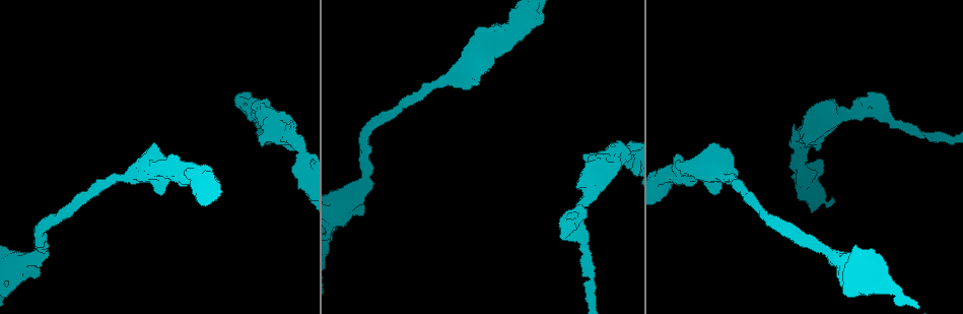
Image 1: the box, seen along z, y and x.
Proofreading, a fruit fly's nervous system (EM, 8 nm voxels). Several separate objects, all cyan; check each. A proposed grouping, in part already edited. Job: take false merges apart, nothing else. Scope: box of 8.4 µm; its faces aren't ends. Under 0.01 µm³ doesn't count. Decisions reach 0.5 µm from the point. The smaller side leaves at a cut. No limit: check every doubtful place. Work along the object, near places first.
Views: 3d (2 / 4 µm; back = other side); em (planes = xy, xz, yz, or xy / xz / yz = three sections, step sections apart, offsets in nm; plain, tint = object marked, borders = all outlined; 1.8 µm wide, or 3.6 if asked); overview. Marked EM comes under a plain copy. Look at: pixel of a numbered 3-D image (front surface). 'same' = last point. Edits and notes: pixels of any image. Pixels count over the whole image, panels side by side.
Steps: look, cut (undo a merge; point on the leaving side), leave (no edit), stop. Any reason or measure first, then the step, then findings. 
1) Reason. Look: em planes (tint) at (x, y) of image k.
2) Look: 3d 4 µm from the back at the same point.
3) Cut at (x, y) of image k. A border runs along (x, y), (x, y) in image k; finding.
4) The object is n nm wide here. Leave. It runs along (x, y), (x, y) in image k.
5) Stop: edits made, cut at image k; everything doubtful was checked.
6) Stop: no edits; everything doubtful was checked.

Branch point. Look: 3d 4 µm at (872, 112) of image 1.

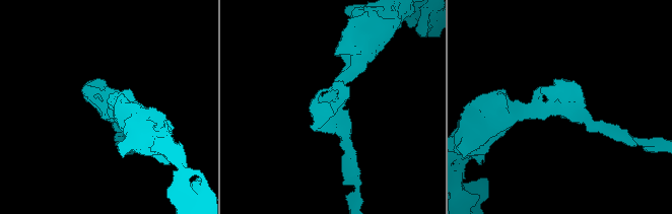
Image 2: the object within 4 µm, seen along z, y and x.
Look: em yz step 4 (tint) at (332, 106) of image 2.

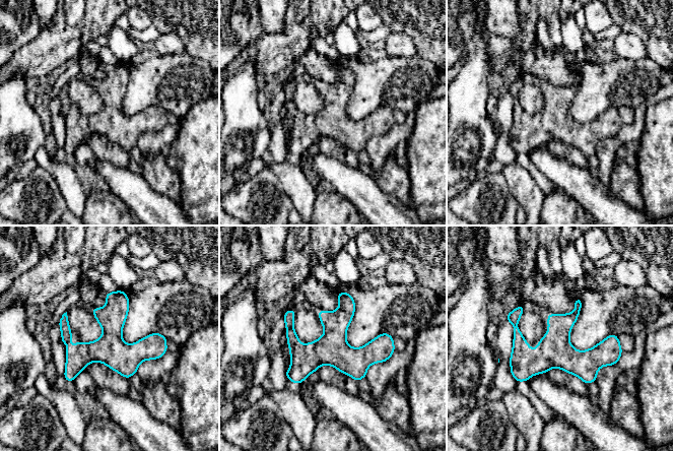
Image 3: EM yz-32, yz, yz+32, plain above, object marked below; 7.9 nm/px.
Another direction. Look: em planes (tint) at the same point.

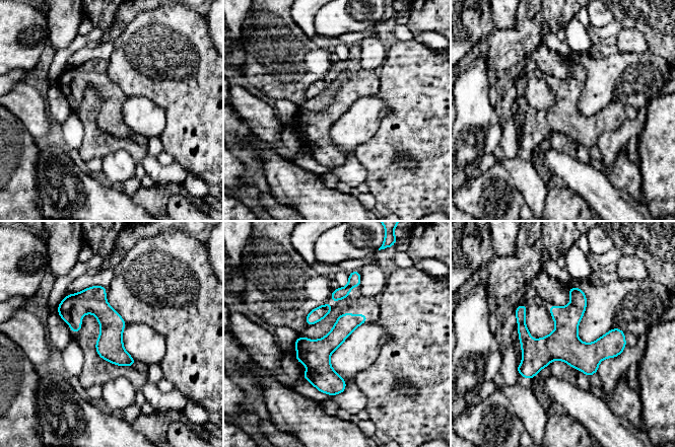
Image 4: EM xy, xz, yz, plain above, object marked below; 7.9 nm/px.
The object is 160 nm wide here. Leave. It runs along (518, 310), (536, 348), (623, 344) in image 4; all the same neuron.

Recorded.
Thin neck. Look: em xy step 16 (tint) at (593, 281) of image 1.

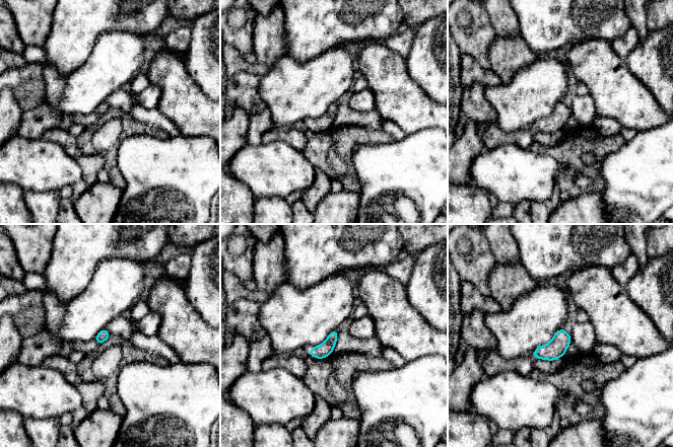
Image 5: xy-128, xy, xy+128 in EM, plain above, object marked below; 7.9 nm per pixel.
Cut it another way. Look: em yz step 16 (tint) at the same point.

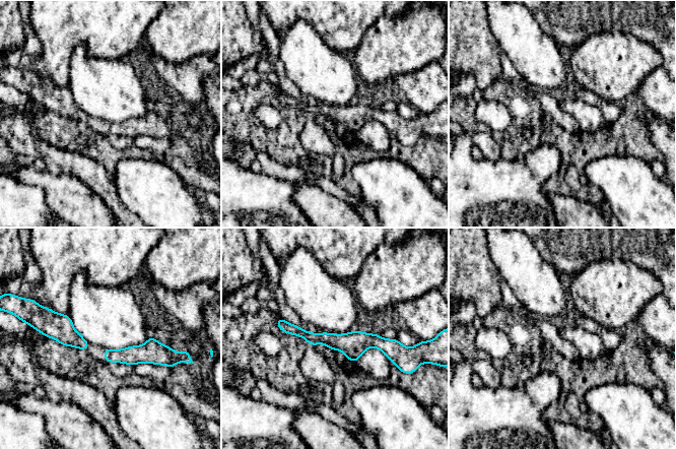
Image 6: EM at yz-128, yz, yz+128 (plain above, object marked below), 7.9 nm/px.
Leave. It runs along (279, 321), (312, 338), (396, 346) in image 6; continuous, no second neuron.

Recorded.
Look: 3d 4 µm from the back at (266, 116) of image 1.

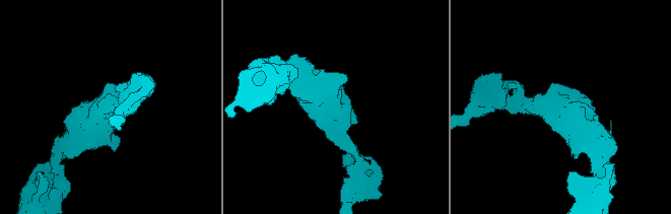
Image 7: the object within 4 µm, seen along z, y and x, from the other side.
The arms are 190, 550 nm wide; now the EM. Look: em 3.6 µm xy step 16 (tint) at (331, 123) of image 7.

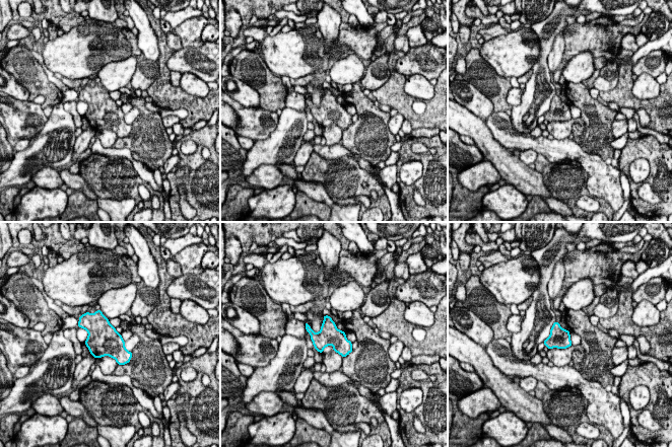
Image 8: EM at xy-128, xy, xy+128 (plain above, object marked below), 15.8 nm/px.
Leave. Continuous, no second neuron.

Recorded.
Abrupt turn. Look: em yz step 4 (tint) at (799, 161) of image 1.

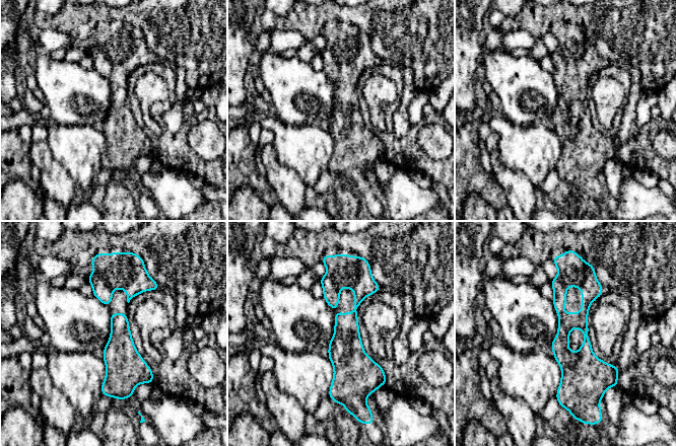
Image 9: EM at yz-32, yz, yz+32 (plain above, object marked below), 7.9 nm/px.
Look: em planes (tint) at the same point.

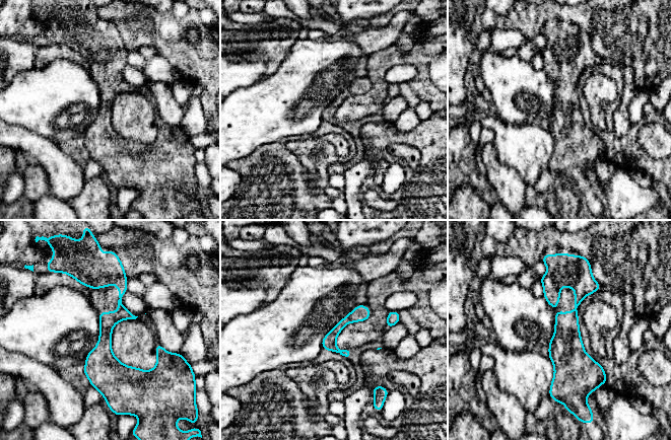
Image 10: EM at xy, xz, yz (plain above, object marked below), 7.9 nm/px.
Leave. All the same neuron.

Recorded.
Stop: no edits; everything doubtful was checked.

